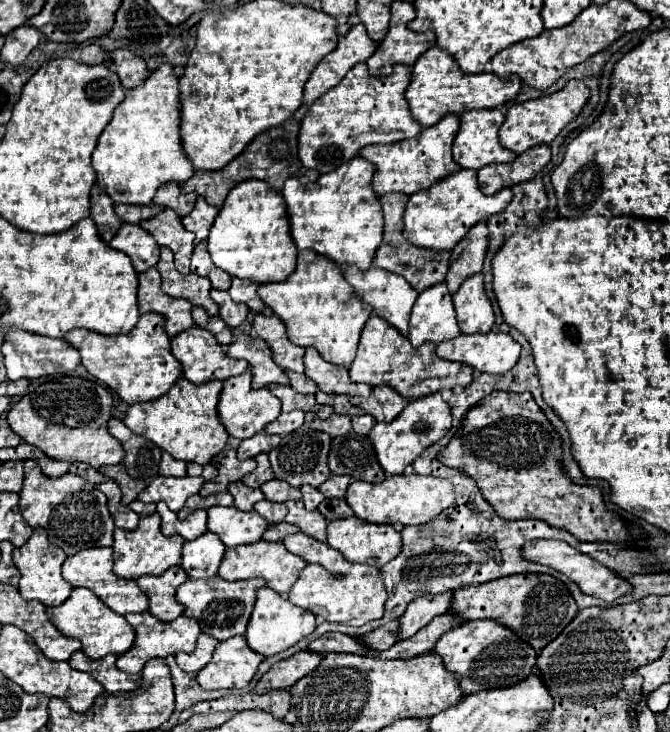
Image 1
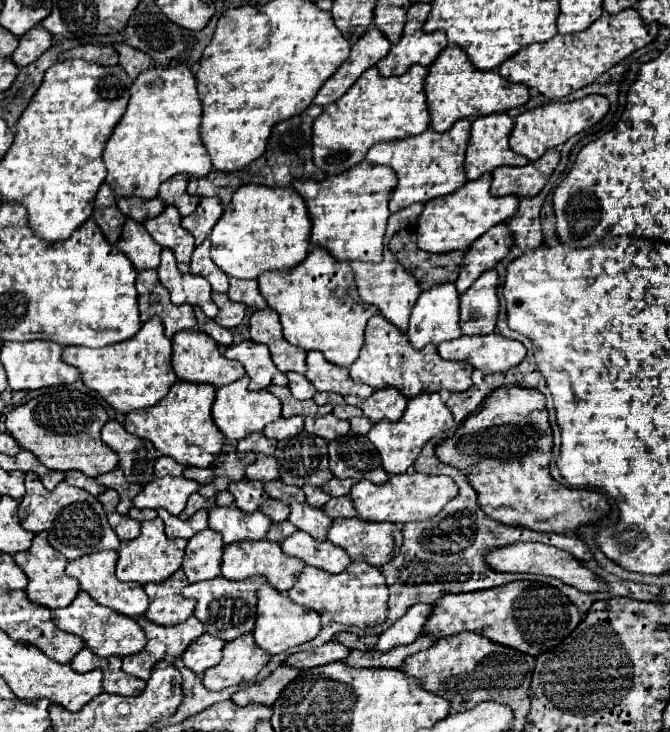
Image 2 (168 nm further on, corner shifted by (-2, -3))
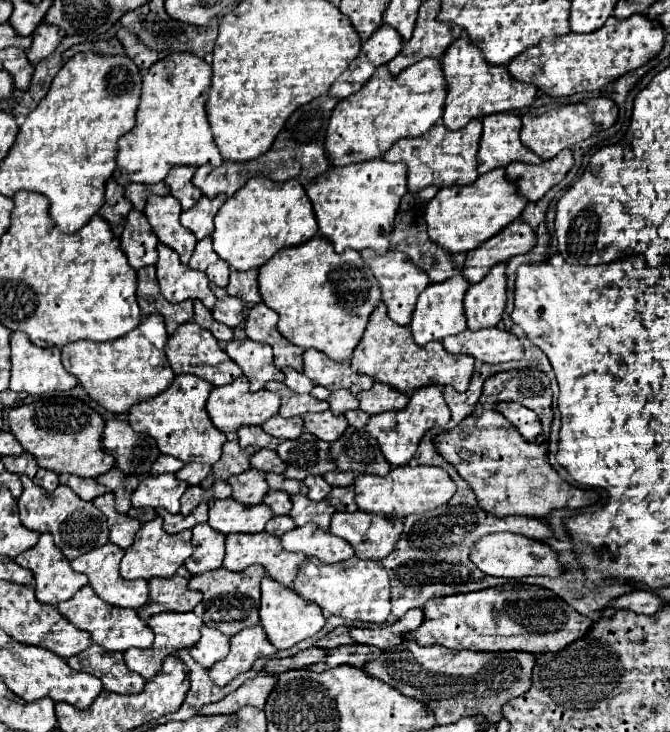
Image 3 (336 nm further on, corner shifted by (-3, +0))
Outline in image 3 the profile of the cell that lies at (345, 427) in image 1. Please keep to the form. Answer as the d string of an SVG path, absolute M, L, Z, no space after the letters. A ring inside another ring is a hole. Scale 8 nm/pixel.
M330 411L324 413L306 413L304 427L308 433L316 435L322 441L336 441L348 427L344 415L334 415Z

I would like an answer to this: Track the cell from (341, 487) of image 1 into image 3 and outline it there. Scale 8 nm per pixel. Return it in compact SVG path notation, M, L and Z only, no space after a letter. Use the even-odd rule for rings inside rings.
M328 471L326 475L324 475L324 479L332 485L332 487L348 487L348 485L352 485L354 483L354 473L352 471Z

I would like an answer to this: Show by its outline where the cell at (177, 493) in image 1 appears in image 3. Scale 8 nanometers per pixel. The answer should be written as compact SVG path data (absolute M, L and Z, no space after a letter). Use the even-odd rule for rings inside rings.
M156 475L140 481L132 495L132 507L164 507L170 513L180 513L180 497L188 483L182 483L174 475Z

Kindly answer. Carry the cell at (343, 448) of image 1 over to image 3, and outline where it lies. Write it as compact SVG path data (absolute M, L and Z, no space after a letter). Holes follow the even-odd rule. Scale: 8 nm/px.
M348 427L344 435L332 443L330 455L334 455L340 471L354 471L356 475L386 475L392 469L374 437L364 429Z

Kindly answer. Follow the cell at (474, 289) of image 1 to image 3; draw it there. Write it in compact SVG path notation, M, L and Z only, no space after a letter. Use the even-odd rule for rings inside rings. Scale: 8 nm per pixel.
M506 263L490 269L490 273L466 291L464 307L468 317L468 329L478 331L496 327L502 319L506 305Z

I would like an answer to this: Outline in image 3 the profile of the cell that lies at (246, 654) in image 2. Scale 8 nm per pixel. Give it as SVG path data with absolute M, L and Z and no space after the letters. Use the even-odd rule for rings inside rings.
M262 625L248 627L230 639L230 653L210 667L210 679L228 685L236 675L248 671L258 657L272 657L276 647L268 641Z

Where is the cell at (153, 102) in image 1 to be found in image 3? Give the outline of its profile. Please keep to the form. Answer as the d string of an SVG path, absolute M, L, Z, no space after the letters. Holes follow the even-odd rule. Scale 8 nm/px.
M172 53L160 59L158 63L154 63L154 67L146 71L144 85L142 85L142 99L136 113L136 127L130 133L122 135L122 139L118 141L120 145L118 159L116 159L118 167L114 171L114 179L122 187L130 183L144 183L144 185L160 183L174 165L200 167L208 163L212 167L218 167L224 161L214 143L212 129L206 115L206 95L210 85L212 85L212 67L204 59L192 53Z

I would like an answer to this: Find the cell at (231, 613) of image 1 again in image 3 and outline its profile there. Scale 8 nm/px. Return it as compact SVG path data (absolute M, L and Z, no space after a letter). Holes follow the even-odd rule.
M250 565L248 569L234 573L224 567L214 569L210 573L200 573L190 579L190 589L196 589L204 595L204 599L196 605L194 613L204 621L204 625L222 631L224 635L236 635L238 631L260 623L260 579L266 575L264 567Z

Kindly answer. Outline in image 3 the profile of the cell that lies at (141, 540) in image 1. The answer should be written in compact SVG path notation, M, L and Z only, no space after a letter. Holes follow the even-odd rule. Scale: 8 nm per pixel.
M156 517L148 523L144 523L138 529L138 535L134 543L126 549L126 555L120 561L120 575L124 579L152 579L152 577L172 577L180 565L192 555L192 543L190 543L192 531L180 531L176 535L168 535L162 529L162 519Z

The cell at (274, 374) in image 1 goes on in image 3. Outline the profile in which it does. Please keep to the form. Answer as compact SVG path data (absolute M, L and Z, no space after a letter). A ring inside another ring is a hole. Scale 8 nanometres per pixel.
M232 339L226 353L236 361L242 373L250 379L250 391L260 391L268 381L284 381L284 373L272 363L272 347L252 339Z

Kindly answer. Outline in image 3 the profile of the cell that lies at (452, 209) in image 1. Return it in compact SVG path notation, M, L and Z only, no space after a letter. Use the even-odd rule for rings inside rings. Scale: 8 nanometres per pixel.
M494 169L478 177L472 185L442 187L436 197L426 205L428 235L440 247L454 253L466 253L480 247L484 241L498 235L506 225L516 221L528 199L518 193L518 187L508 181L504 169Z

